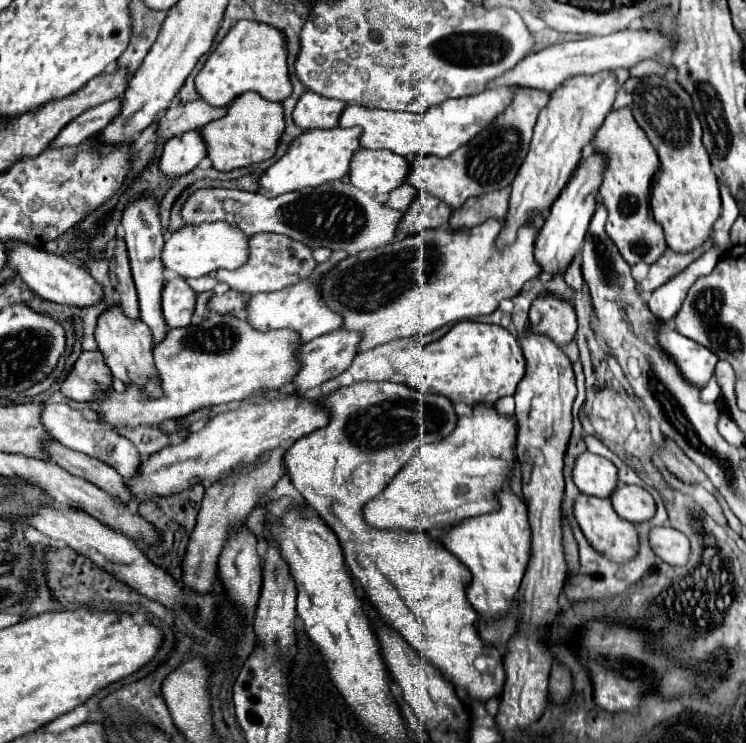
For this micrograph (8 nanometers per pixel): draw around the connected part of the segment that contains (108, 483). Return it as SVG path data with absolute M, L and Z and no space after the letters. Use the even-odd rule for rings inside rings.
M49 440L49 444L45 444L45 452L49 452L49 460L51 462L59 464L67 472L85 478L87 482L99 486L101 490L105 490L111 496L123 498L129 504L133 502L133 498L129 496L129 492L125 488L123 478L113 468L103 464L101 460L93 460L91 456L85 456L81 452L65 448L57 440Z

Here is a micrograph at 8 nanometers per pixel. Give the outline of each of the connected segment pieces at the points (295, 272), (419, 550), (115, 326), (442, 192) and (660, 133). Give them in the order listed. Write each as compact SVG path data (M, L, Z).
M253 234L249 238L249 260L237 270L217 270L215 278L219 282L225 282L231 290L237 290L239 294L249 298L257 292L275 292L293 286L309 278L315 266L317 262L313 260L313 254L305 244L295 242L293 238L283 234Z
M357 382L353 386L339 388L323 400L323 408L329 414L329 424L303 438L299 438L285 452L285 468L289 470L293 486L301 492L305 502L325 520L325 524L337 534L343 548L345 564L351 574L361 582L365 596L377 608L381 618L401 632L401 636L423 656L433 662L443 676L461 686L475 700L489 700L501 694L505 682L503 660L491 644L481 640L477 630L479 614L473 610L465 596L465 588L471 580L469 570L447 550L443 544L431 540L427 532L397 532L377 530L363 522L361 508L365 502L377 496L389 480L413 458L413 452L421 444L439 442L453 432L457 414L445 396L423 394L407 384L395 382Z
M119 304L109 306L97 320L97 328L95 328L95 342L99 346L99 350L105 356L105 364L111 368L113 376L119 378L123 384L141 384L147 388L149 396L157 398L161 396L159 384L157 384L157 372L153 368L153 336L149 326L143 320L133 320L129 318L125 312L121 312L123 308Z
M517 88L511 104L499 114L489 126L485 126L473 140L463 144L447 158L437 156L419 156L411 164L407 174L407 182L413 184L418 192L427 192L441 202L445 202L451 210L461 208L469 198L483 196L487 192L495 192L511 186L525 154L529 150L529 142L533 138L533 128L539 112L549 104L551 94L537 88Z
M649 76L639 82L633 98L633 116L661 160L661 168L655 174L651 190L651 210L655 222L663 228L669 248L675 252L695 250L709 238L709 232L719 218L721 196L717 176L711 170L707 150L701 142L701 124L691 96L681 84L667 80L665 76Z

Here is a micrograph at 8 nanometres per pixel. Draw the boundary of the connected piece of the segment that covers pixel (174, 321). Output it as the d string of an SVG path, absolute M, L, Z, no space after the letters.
M183 278L167 280L161 292L161 310L169 328L183 328L189 324L195 308L195 292Z

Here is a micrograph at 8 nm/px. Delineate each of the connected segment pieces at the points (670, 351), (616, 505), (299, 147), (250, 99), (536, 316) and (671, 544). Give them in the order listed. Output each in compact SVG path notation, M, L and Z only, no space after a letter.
M665 324L657 326L657 342L661 350L675 362L679 374L691 386L699 390L707 386L707 382L711 380L713 368L719 360L709 348L681 336L677 330Z
M619 482L609 500L613 504L613 510L633 524L649 520L655 514L653 496L641 486L629 486Z
M331 128L331 130L307 130L299 134L287 148L287 152L267 168L259 178L259 188L265 196L275 198L293 190L301 190L305 186L321 186L331 180L339 180L349 172L349 162L353 152L359 148L357 136L361 128Z
M245 92L227 106L227 114L223 118L199 128L199 134L207 144L207 158L213 162L213 168L229 172L273 158L283 128L283 106L279 102L267 102L253 92Z
M549 294L539 296L529 310L529 328L551 338L557 346L565 346L573 342L577 332L573 306Z
M657 526L649 532L649 544L653 552L671 566L687 564L689 560L689 540L671 526Z

